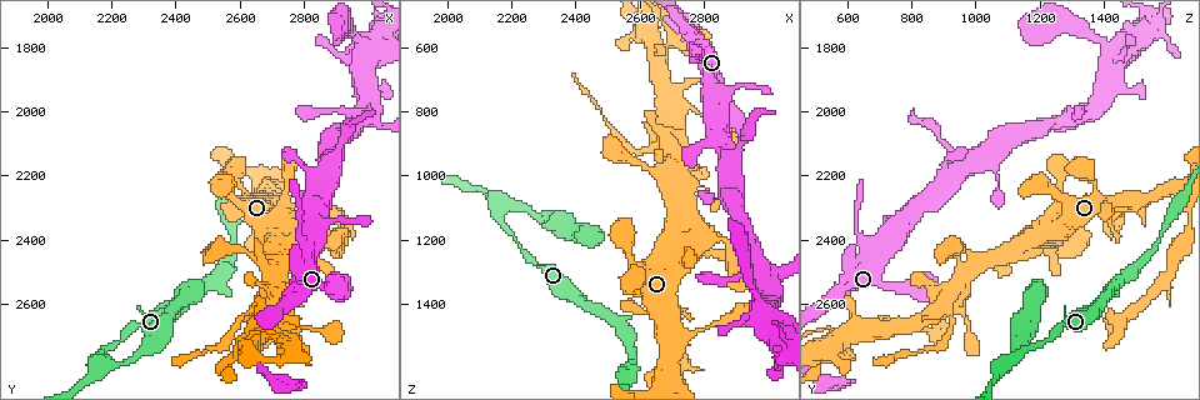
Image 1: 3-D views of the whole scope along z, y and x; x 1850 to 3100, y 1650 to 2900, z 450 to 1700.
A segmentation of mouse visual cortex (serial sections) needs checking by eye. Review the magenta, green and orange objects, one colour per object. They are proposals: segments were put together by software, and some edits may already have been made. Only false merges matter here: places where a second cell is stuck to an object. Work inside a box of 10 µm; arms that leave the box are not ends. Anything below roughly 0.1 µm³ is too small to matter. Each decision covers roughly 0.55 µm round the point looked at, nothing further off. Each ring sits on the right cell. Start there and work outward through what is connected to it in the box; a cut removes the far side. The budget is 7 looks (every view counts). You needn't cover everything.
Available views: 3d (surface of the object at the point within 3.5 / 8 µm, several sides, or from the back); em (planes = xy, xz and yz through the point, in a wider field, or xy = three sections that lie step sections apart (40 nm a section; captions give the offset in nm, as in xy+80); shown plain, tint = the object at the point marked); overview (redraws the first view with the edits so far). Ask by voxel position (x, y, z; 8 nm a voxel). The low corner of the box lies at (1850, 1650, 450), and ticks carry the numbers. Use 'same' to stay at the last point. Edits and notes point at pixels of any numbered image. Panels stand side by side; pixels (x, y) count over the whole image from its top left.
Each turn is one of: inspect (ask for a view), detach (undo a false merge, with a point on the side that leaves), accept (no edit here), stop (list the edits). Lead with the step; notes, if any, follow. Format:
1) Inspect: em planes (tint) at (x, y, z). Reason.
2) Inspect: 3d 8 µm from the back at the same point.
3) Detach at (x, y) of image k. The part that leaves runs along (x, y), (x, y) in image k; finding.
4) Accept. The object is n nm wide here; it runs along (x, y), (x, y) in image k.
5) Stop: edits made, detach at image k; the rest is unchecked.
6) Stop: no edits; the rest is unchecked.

Inspect: 3d 3.5 µm from the back at (2650, 2690, 610). Two arms in line, one across.

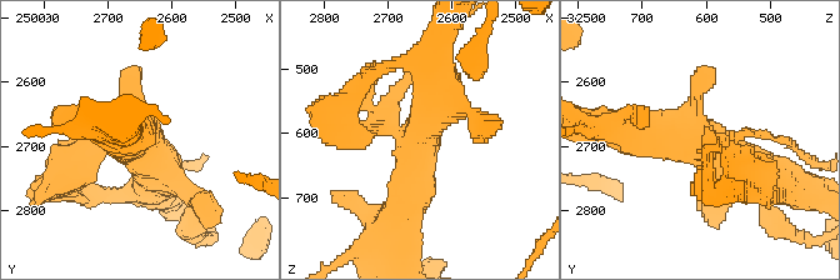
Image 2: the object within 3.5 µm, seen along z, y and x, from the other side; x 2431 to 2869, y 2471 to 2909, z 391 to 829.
Inspect: em xy step 1 (tint) at (2655, 2690, 610).

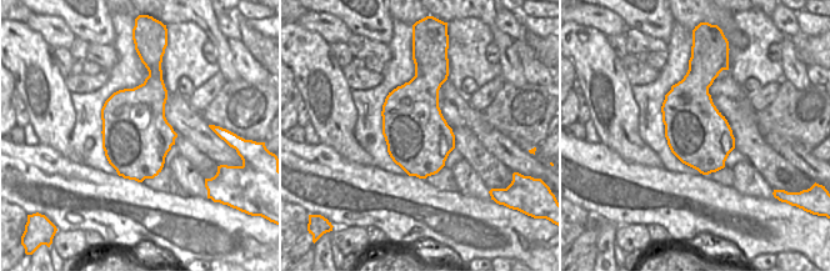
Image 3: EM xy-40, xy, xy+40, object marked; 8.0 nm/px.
Accept. The object is 500 nm wide here; it runs along (621, 133), (701, 140), (765, 179) in image 2; continuous, no second cell.

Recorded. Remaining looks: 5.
Inspect: em xy step 1 (tint) at (2160, 2780, 1100). Three-way junction.

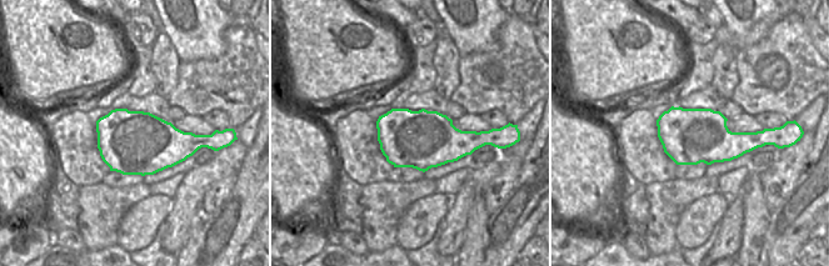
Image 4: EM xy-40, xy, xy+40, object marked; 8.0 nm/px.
Inspect: 3d 3.5 µm at the same point. See where the arms go.

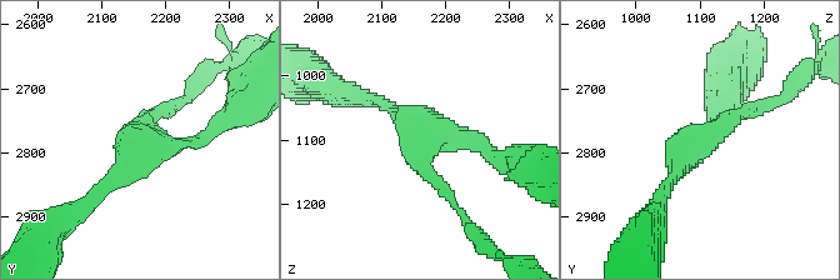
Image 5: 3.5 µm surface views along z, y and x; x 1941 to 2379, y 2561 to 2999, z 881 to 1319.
Accept. It runs along (450, 199), (419, 158), (426, 138), (500, 158) in image 5; all the same cell.

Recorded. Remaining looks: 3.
Inspect: 3d 8 µm at (3000, 2010, 1320). Three-way junction.

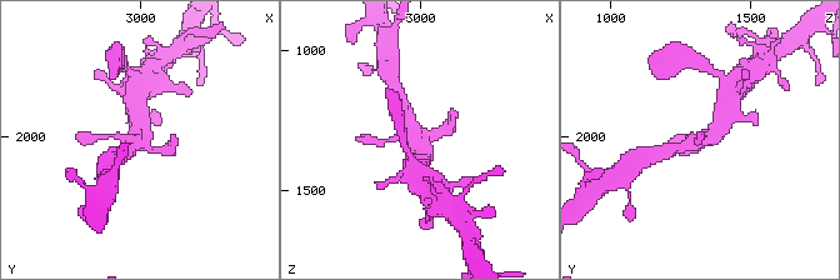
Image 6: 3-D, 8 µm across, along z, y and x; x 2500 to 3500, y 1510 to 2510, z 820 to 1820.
Inspect: 3d 3.5 µm at the same point. Closer look.

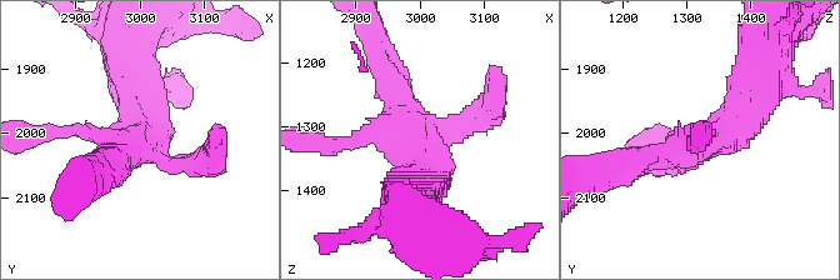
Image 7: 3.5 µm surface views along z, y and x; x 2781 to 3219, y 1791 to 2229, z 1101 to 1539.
Inspect: em xy step 3 (tint) at (2995, 2015, 1315).

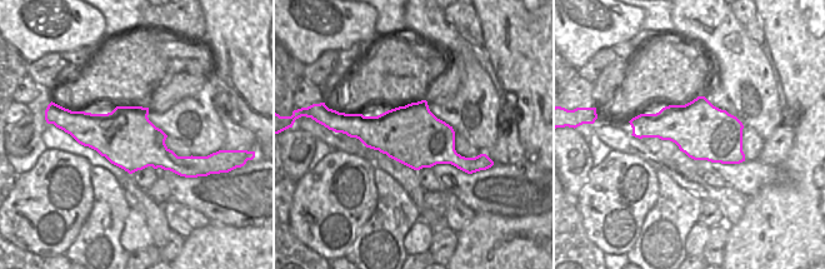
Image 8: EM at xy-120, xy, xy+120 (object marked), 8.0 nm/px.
Accept. It runs along (630, 160), (718, 138), (755, 91) in image 7; continuous, no second cell.

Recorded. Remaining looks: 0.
Stop: no edits; the rest is unchecked.

